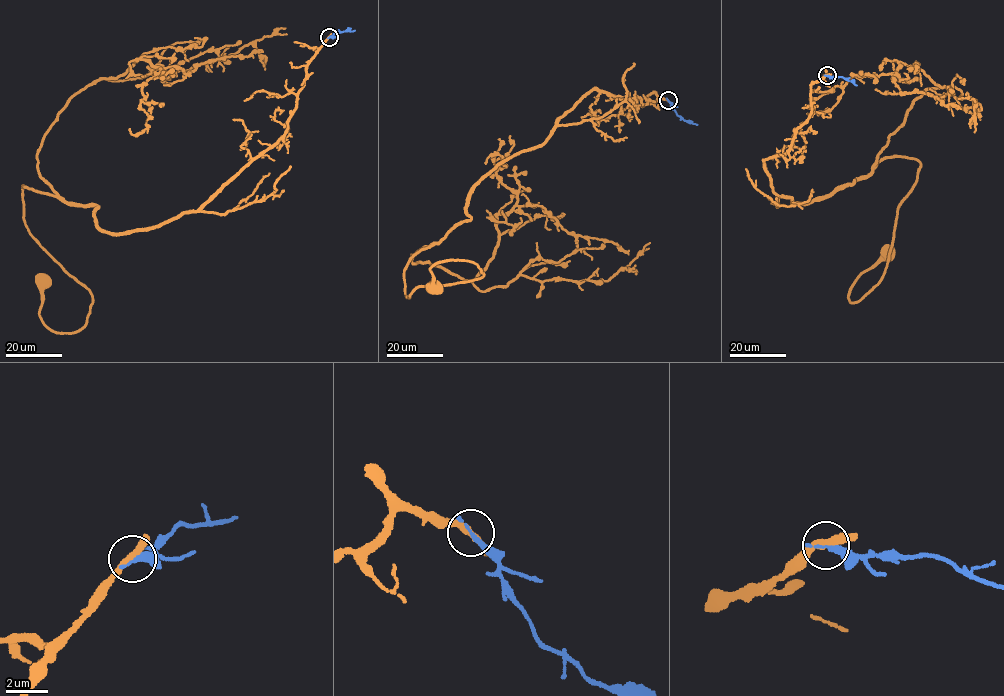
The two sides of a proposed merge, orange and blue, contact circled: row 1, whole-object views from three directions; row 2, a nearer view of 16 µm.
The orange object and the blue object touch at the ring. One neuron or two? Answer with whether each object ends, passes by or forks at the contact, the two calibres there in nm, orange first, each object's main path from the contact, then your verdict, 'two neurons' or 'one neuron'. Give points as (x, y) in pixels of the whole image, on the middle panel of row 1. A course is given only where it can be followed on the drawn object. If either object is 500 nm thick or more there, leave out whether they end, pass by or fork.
orange passes by | blue ends | 300/280 nm | orange via (668, 100), (595, 89), (498, 162), (470, 219), (410, 259), (406, 296), (483, 276), (440, 261), (433, 287) | blue via (668, 100), (677, 114), (697, 125) | two neurons

